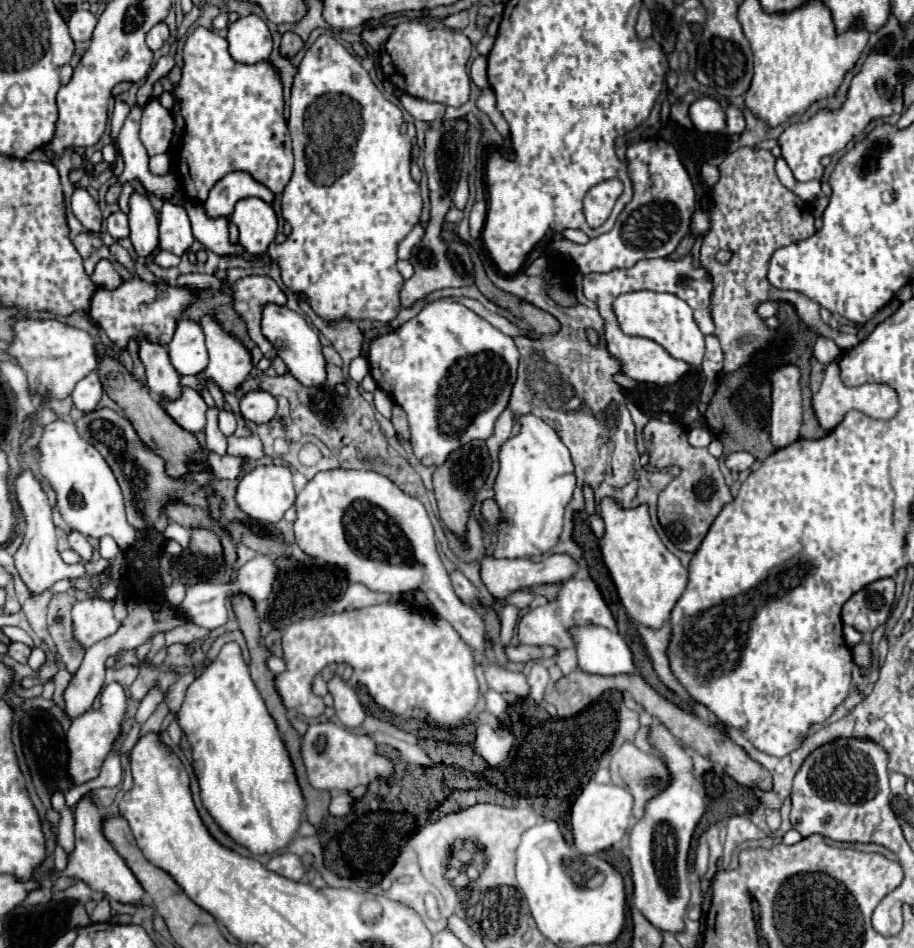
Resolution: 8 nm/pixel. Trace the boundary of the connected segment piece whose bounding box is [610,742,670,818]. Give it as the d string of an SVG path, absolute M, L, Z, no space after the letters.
M624 742L610 760L612 782L626 788L634 796L634 816L642 818L648 800L658 796L670 784L666 762L656 754L638 750L632 742Z

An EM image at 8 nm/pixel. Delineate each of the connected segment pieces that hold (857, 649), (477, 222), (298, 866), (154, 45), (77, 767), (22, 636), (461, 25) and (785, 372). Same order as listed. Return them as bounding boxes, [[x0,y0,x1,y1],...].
[[852,640,870,672],[470,202,486,238],[266,852,304,882],[146,22,170,50],[68,684,128,784],[1,626,34,649],[442,10,469,30],[770,364,802,448]]

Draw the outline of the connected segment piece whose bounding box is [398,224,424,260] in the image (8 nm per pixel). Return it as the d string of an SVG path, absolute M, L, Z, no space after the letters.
M416 224L416 226L412 228L412 232L410 232L404 240L398 242L398 258L400 258L400 260L406 260L406 258L410 256L410 250L422 240L422 236L424 236L424 228L422 228L420 224Z

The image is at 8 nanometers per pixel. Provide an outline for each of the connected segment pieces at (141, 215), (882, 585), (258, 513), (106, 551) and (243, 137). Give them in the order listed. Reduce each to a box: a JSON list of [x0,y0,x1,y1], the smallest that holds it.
[[130,192,158,256],[842,578,896,634],[236,464,296,524],[100,536,120,562],[172,26,292,202]]

